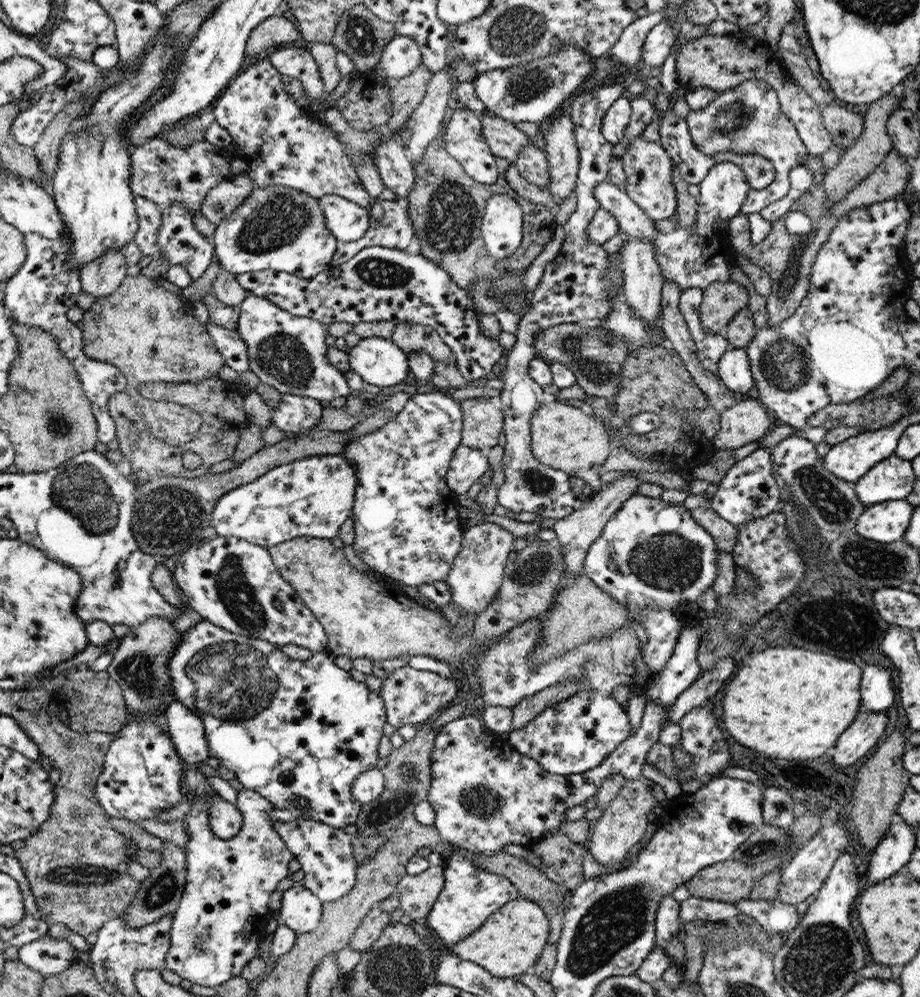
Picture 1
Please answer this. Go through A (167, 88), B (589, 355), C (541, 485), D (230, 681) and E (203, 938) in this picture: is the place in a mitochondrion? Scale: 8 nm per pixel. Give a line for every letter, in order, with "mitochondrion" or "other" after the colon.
A: other
B: mitochondrion
C: mitochondrion
D: mitochondrion
E: mitochondrion

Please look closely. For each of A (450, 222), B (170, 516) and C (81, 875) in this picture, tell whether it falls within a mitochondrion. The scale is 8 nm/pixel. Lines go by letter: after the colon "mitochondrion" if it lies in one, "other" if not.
A: mitochondrion
B: mitochondrion
C: mitochondrion

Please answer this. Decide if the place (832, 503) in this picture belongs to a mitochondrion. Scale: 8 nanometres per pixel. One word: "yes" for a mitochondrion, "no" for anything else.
yes

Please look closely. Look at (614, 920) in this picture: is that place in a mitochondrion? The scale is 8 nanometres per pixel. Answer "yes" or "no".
yes

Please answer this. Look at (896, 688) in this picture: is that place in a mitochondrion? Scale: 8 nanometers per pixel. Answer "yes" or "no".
no

